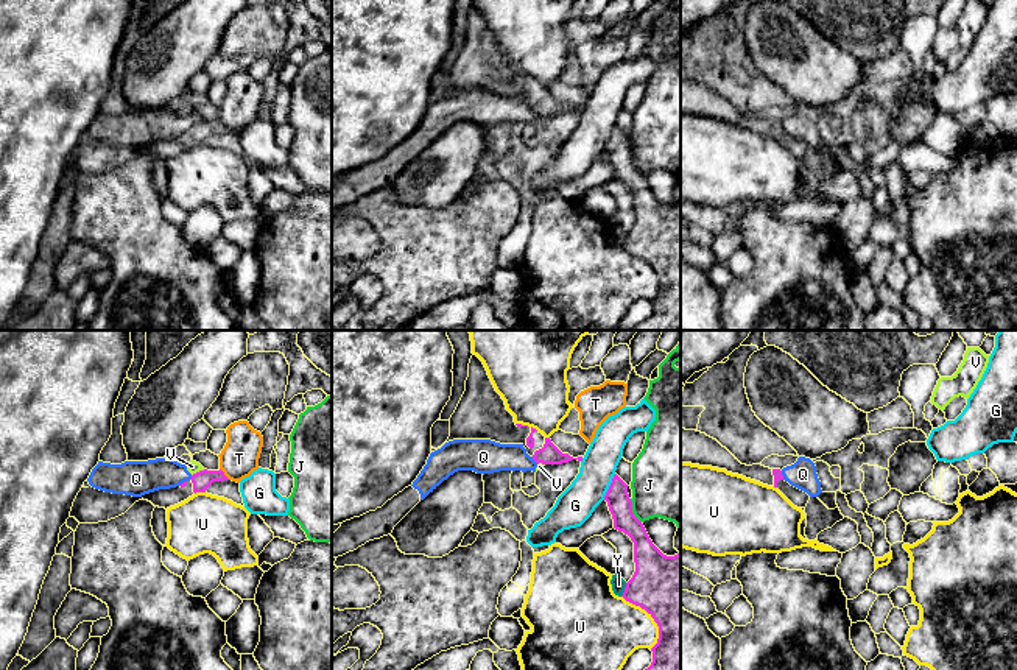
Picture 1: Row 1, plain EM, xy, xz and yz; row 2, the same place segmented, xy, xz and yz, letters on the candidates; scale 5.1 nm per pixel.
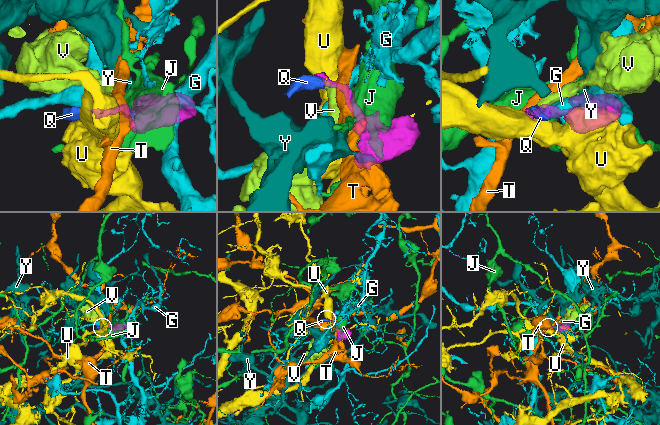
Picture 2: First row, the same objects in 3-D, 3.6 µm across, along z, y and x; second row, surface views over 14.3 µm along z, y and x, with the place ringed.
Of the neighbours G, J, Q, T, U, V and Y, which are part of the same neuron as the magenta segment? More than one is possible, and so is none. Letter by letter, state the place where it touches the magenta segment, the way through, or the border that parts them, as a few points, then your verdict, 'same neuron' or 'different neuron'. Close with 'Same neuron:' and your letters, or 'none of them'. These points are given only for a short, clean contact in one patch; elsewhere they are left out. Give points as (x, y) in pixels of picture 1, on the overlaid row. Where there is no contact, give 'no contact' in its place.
G: meets magenta in xz at (609, 486); border along xz (615, 474), (603, 499); different neuron
J: meets magenta in xz at (631, 511); different neuron
Q: meets magenta in xz at (534, 460); border along xz (531, 457), (538, 463); different neuron
T: meets magenta in xy at (223, 474); border along xy (220, 468), (229, 479); different neuron
U: meets magenta in xz at (653, 617); different neuron
V: meets magenta in xy at (200, 471); border along xy (204, 469), (192, 476); different neuron
Y: meets magenta in xz at (625, 589); border along xz (626, 583), (620, 595); different neuron
Same neuron: none of them

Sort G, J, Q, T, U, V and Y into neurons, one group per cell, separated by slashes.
G / J / Q V / T / U / Y

